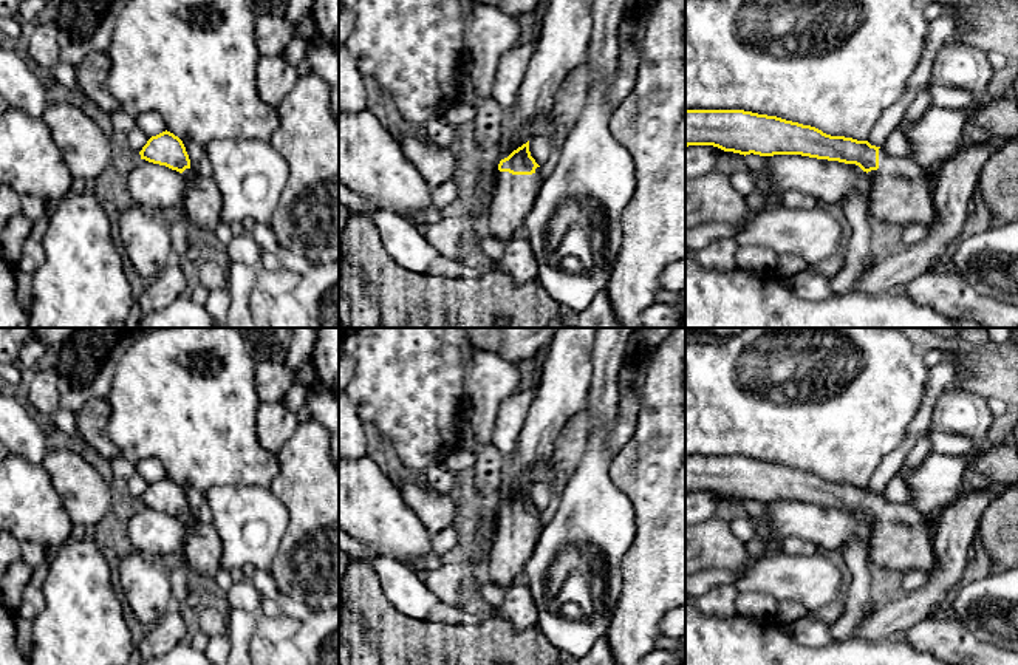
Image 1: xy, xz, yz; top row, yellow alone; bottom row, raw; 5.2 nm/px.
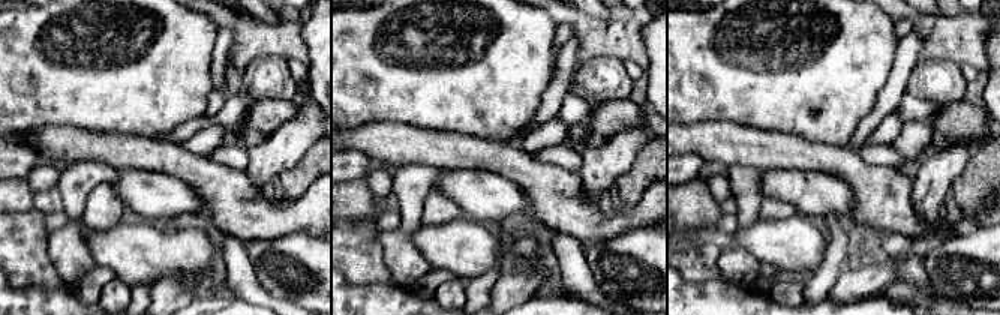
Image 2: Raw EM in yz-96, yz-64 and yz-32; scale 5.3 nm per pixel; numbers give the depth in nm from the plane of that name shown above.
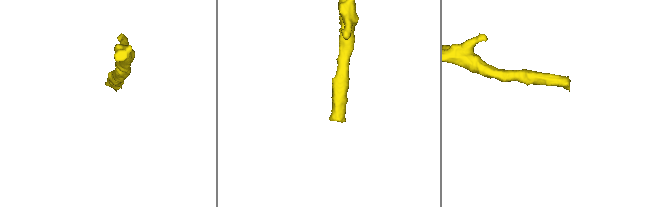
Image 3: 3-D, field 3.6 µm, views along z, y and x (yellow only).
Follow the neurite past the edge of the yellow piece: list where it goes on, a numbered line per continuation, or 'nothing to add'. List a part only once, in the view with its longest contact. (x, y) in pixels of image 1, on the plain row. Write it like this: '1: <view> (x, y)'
1: xz (514, 542)

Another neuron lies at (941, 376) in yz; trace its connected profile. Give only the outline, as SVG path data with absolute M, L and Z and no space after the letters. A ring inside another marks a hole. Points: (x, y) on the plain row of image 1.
M947 357L930 368L919 410L907 428L907 436L904 442L890 452L874 470L866 486L871 492L883 493L886 484L900 472L908 452L916 441L930 431L934 404L944 390L951 385L955 371L956 365Z

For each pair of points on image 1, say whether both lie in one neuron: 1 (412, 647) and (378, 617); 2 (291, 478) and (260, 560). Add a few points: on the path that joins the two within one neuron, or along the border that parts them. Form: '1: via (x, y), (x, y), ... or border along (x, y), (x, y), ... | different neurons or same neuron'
1: via (404, 641), (386, 622) | same neuron
2: border along (269, 487), (288, 512), (288, 528), (282, 540) | different neurons

